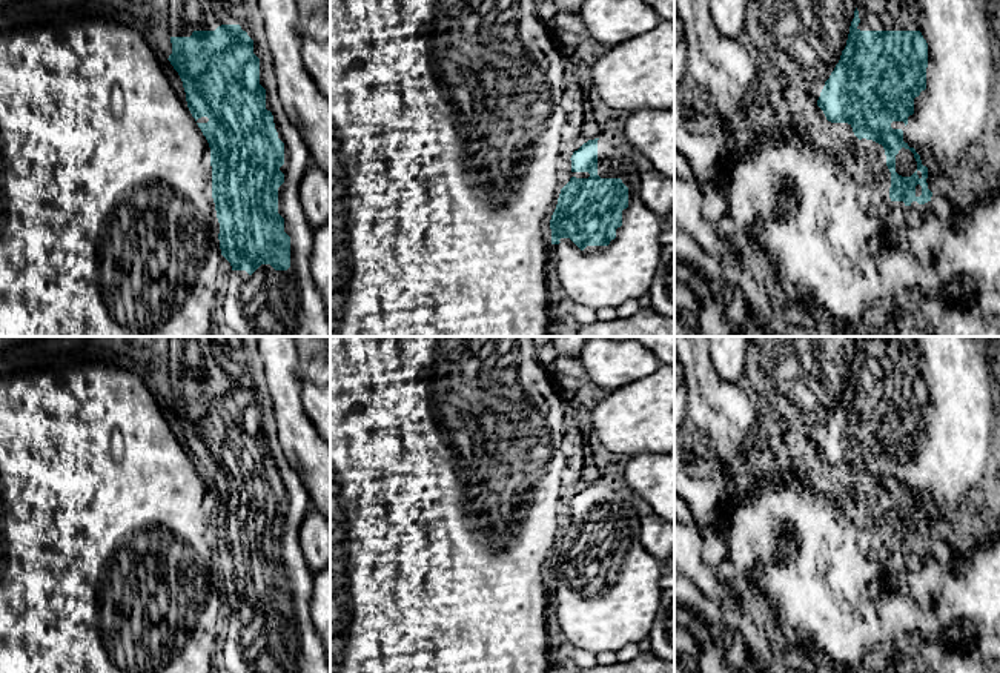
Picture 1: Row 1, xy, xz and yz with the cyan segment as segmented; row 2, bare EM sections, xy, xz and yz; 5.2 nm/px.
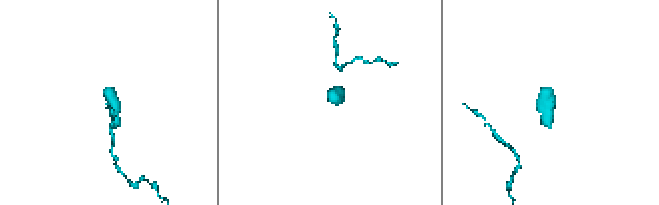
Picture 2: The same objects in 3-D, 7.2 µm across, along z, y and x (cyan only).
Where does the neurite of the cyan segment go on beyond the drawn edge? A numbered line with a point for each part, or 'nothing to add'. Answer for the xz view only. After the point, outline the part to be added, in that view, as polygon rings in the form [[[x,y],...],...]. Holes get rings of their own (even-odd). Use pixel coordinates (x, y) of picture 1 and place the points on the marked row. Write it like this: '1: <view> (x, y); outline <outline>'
1: xz (596, 277); outline [[[611,135],[598,140],[598,175],[601,178],[621,178],[628,187],[628,207],[622,211],[622,226],[608,246],[587,246],[581,250],[570,238],[550,244],[556,255],[558,293],[587,307],[619,307],[628,300],[647,295],[661,261],[662,244],[659,237],[665,229],[664,220],[641,198],[641,175],[625,148]]]

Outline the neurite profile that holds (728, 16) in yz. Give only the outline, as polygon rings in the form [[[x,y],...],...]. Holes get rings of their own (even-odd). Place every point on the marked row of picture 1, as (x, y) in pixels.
[[[710,0],[710,12],[716,29],[725,38],[737,41],[745,32],[747,0]]]

